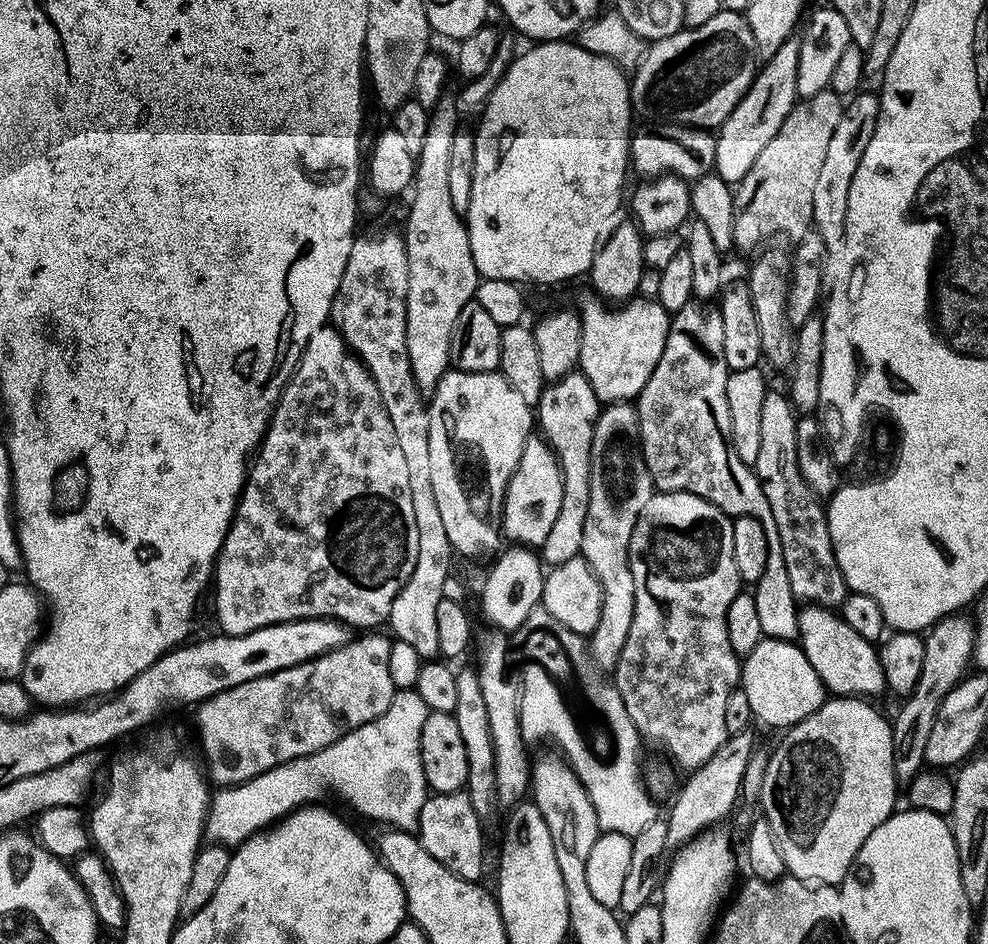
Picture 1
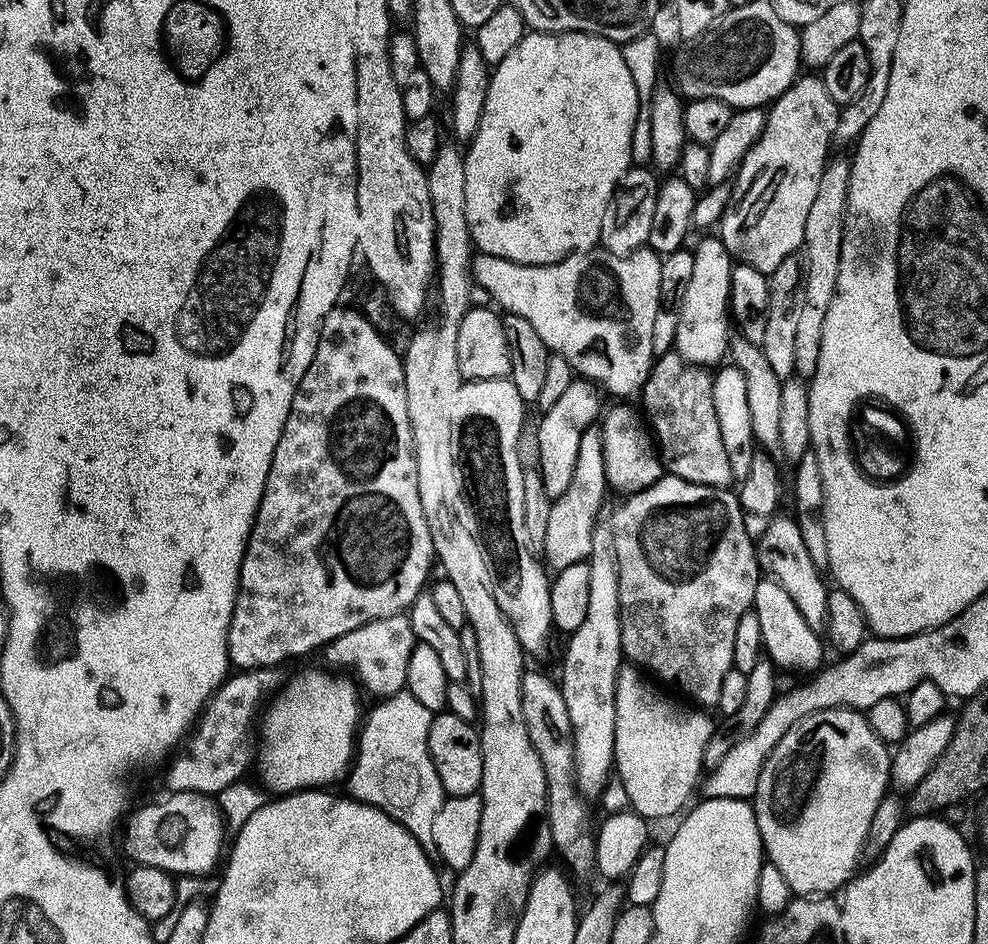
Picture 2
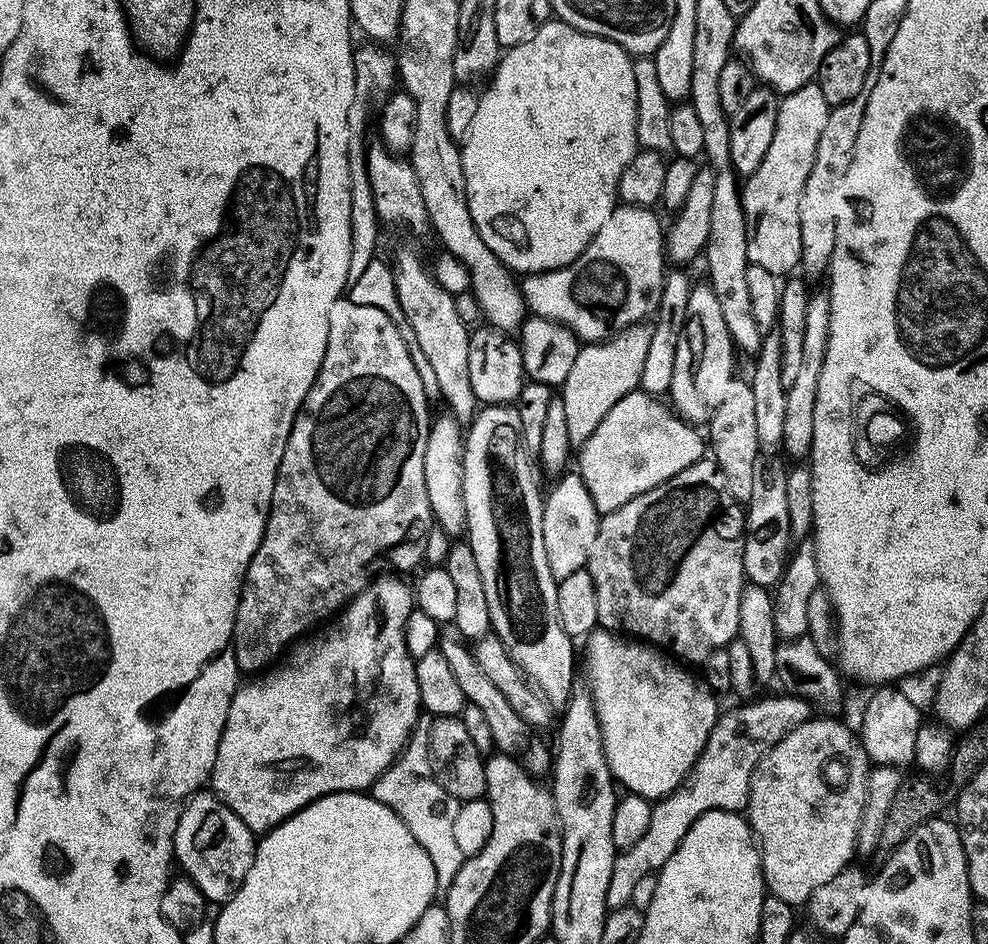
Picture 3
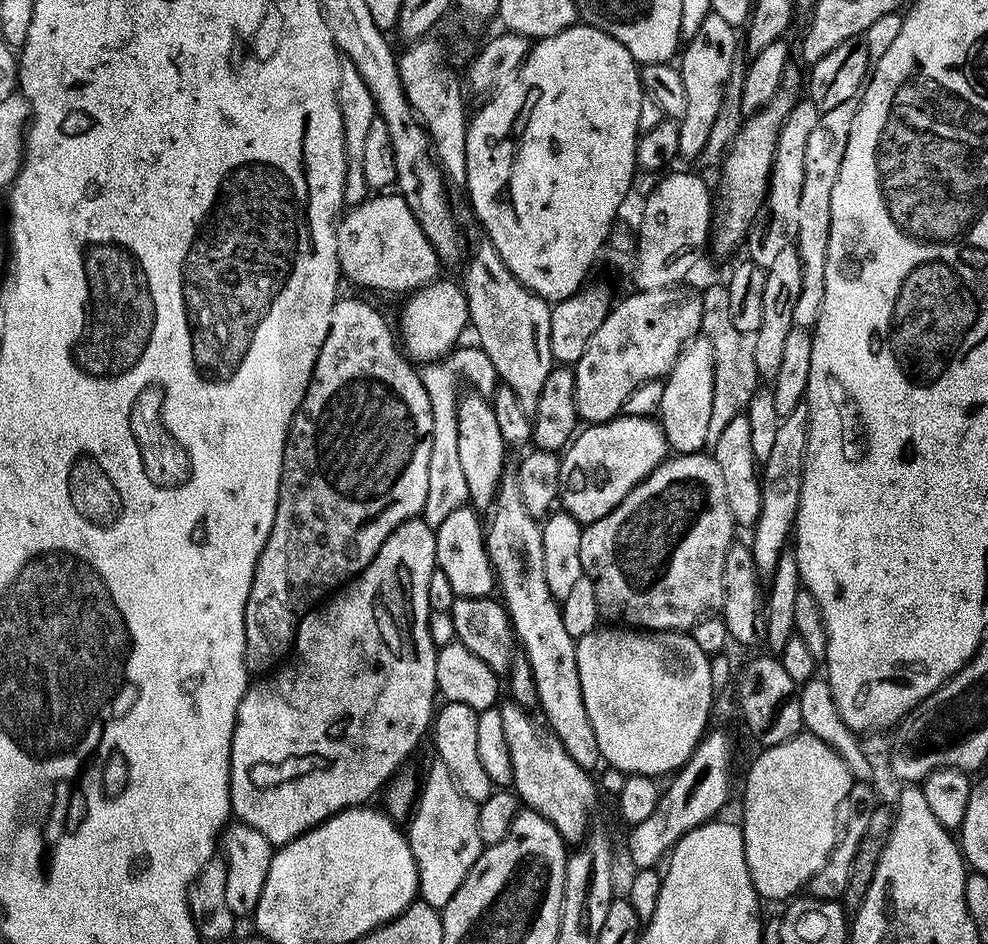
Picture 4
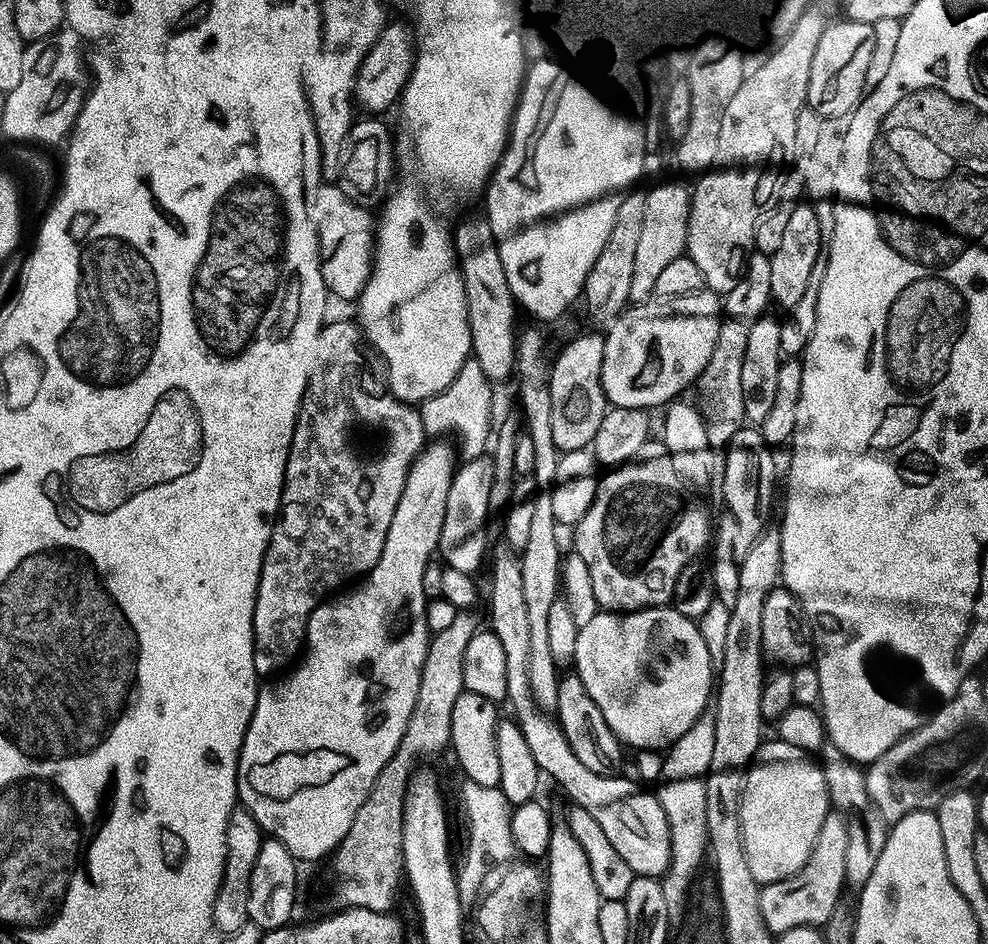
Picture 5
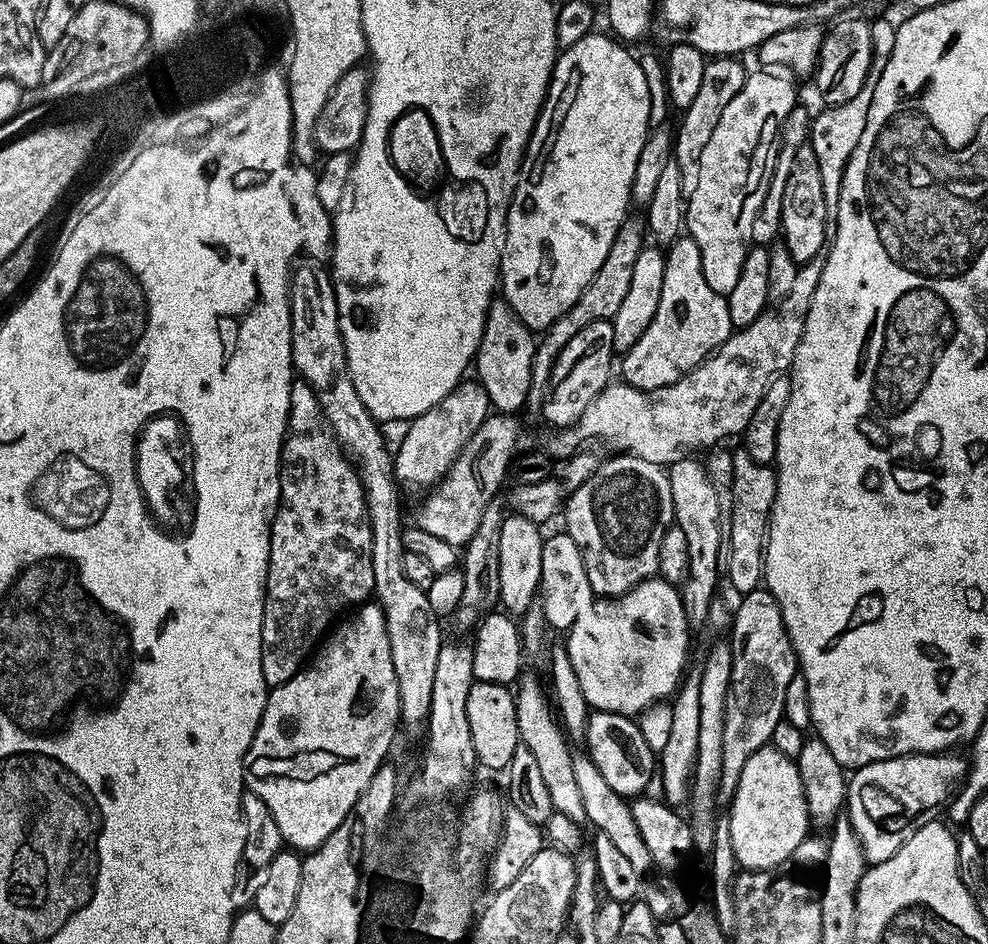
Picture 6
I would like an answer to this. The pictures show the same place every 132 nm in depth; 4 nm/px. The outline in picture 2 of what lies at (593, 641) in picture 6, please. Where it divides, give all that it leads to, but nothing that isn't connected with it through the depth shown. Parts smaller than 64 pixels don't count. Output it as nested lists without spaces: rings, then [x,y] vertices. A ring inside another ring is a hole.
[[[635,666],[621,667],[616,676],[614,772],[626,786],[631,811],[649,822],[674,815],[691,798],[692,791],[697,791],[705,767],[703,752],[714,727],[714,720],[704,713],[707,711],[696,706],[683,708],[679,699],[667,700],[659,690]]]

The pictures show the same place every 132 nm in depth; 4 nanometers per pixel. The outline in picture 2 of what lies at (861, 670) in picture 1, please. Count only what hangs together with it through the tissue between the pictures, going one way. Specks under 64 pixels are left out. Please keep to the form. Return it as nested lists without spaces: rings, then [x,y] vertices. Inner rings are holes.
[[[777,514],[766,526],[766,530],[755,541],[756,559],[760,561],[761,569],[766,570],[771,579],[781,584],[782,589],[790,594],[798,611],[806,622],[815,630],[824,628],[826,618],[826,598],[829,585],[824,584],[821,569],[814,566],[806,542],[802,542],[802,530],[798,530],[795,519],[791,515]]]

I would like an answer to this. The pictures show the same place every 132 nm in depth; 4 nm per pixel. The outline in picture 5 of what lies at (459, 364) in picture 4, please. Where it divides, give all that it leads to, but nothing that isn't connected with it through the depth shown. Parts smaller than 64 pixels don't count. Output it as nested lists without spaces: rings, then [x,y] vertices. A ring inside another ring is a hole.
[[[474,358],[463,364],[454,382],[444,391],[421,401],[418,411],[422,418],[425,435],[438,438],[440,434],[456,434],[461,441],[459,451],[465,459],[483,455],[486,444],[490,442],[492,425],[490,426],[490,410],[492,408],[492,382],[482,372],[482,368]]]

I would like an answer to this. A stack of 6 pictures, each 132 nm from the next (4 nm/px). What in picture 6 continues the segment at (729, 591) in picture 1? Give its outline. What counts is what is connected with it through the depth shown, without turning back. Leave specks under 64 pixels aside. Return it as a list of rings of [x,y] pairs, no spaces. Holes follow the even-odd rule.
[[[635,454],[613,456],[616,457],[605,459],[582,486],[570,492],[562,512],[563,527],[568,536],[578,542],[578,550],[586,566],[586,578],[590,578],[593,593],[600,598],[621,596],[642,581],[653,579],[658,573],[658,546],[662,546],[666,530],[674,524],[674,502],[667,471],[661,465],[646,462]]]

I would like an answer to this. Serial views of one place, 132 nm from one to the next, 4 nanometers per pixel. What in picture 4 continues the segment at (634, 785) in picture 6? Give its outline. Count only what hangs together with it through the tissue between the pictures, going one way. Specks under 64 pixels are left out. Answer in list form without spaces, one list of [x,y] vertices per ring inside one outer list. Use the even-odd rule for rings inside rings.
[[[505,478],[500,482],[500,490],[496,494],[494,507],[491,509],[492,521],[486,524],[486,543],[494,569],[495,579],[498,581],[498,592],[502,597],[502,603],[508,609],[508,617],[512,619],[512,630],[515,639],[518,641],[519,647],[522,649],[523,655],[527,656],[534,680],[536,682],[536,696],[538,699],[538,708],[544,711],[543,723],[547,725],[553,736],[558,738],[558,742],[564,744],[564,749],[570,754],[570,758],[574,758],[574,762],[578,762],[578,766],[582,766],[586,770],[601,767],[602,757],[598,748],[598,737],[594,734],[594,726],[590,726],[590,714],[586,714],[586,702],[582,698],[582,690],[580,689],[580,681],[578,680],[578,662],[576,661],[576,640],[570,634],[566,634],[566,626],[562,622],[562,614],[560,613],[561,605],[555,596],[550,594],[550,586],[546,586],[546,574],[542,570],[542,534],[540,533],[541,525],[538,523],[537,517],[531,516],[526,510],[526,506],[522,502],[522,494],[518,490],[515,479]]]

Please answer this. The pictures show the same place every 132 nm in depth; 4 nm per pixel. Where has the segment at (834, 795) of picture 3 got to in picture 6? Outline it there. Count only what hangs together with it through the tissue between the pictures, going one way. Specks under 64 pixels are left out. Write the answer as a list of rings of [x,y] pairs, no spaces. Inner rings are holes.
[[[771,746],[750,754],[746,766],[742,766],[730,804],[732,809],[726,813],[726,819],[730,826],[730,842],[734,842],[736,862],[741,869],[779,868],[809,835],[806,798],[795,759]]]

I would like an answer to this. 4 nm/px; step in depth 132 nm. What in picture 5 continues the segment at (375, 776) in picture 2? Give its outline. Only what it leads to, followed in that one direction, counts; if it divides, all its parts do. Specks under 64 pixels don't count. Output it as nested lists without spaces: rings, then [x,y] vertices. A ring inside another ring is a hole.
[[[465,779],[463,783],[460,788],[460,808],[464,811],[464,824],[468,827],[468,841],[464,844],[464,857],[458,860],[456,880],[462,908],[472,910],[477,907],[489,883],[488,875],[499,864],[507,865],[513,859],[511,856],[518,851],[518,845],[512,837],[513,805],[509,804],[502,789],[478,786],[478,782],[470,779]]]

